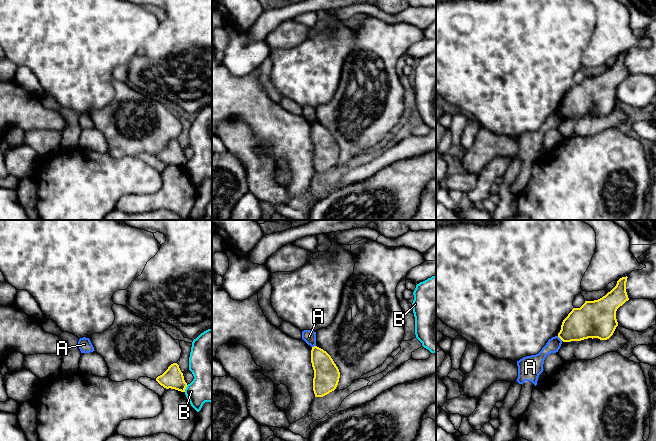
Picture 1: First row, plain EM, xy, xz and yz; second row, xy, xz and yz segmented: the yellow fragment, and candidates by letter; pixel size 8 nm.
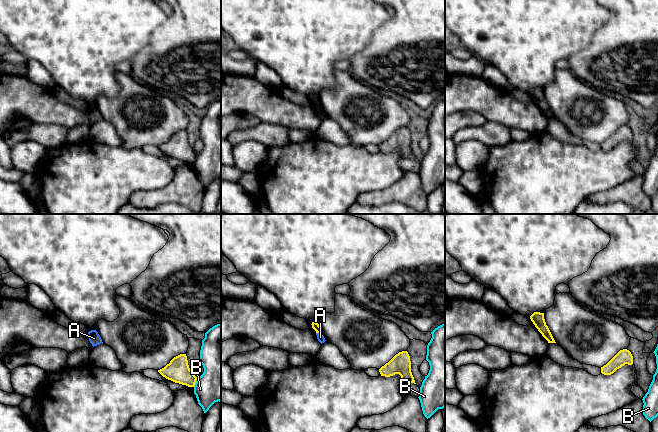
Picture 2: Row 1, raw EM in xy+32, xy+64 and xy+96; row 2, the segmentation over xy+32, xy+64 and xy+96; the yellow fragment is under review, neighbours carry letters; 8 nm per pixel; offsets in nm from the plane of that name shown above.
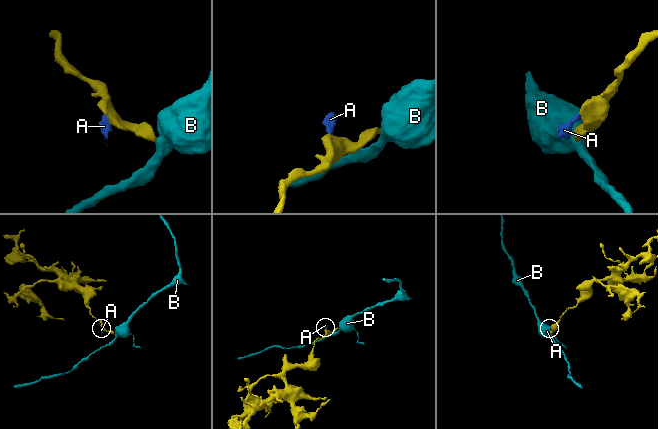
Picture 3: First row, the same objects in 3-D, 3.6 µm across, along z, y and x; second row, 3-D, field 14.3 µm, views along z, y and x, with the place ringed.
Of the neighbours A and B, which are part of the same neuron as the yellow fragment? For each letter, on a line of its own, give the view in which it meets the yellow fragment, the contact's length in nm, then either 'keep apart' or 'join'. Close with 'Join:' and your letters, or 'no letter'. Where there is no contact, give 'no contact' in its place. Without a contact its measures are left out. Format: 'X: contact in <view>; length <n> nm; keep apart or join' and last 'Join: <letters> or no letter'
A: contact in yz; length 60 nm; keep apart
B: contact in xy; length 60 nm; keep apart
Join: no letter

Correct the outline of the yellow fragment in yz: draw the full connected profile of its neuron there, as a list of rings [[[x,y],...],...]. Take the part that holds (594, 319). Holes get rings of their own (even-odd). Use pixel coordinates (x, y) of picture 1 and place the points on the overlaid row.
[[[620,278],[616,286],[602,298],[585,301],[580,308],[573,308],[563,320],[558,337],[563,342],[588,338],[609,339],[618,326],[617,309],[629,300],[626,292],[627,278]]]

